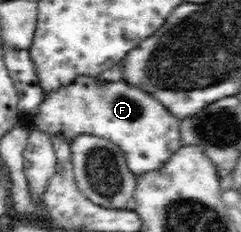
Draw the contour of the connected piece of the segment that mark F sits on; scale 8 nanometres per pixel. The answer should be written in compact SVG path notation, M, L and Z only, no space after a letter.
M79 76L72 84L50 91L44 102L37 107L32 115L23 118L22 124L28 124L28 133L32 129L44 132L49 137L62 136L68 144L72 144L82 135L90 135L108 139L121 149L128 169L136 176L160 169L180 149L181 120L170 115L166 108L154 101L150 93L142 92L140 87L130 87L126 81L112 84L98 84L92 76Z

